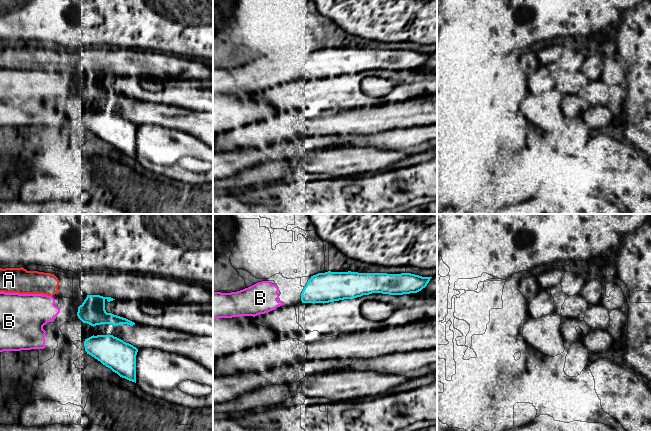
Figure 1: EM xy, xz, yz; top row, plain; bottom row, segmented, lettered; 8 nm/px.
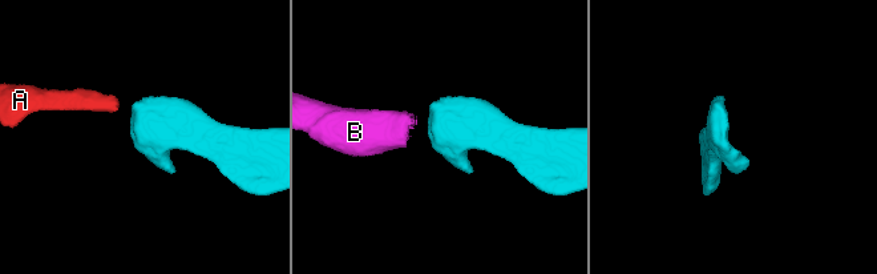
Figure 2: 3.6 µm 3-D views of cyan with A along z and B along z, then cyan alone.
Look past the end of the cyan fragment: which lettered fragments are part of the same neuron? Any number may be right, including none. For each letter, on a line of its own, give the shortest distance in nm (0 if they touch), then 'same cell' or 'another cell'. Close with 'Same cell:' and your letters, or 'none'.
A: gap 200 nm; another cell
B: gap 140 nm; same cell
Same cell: B

